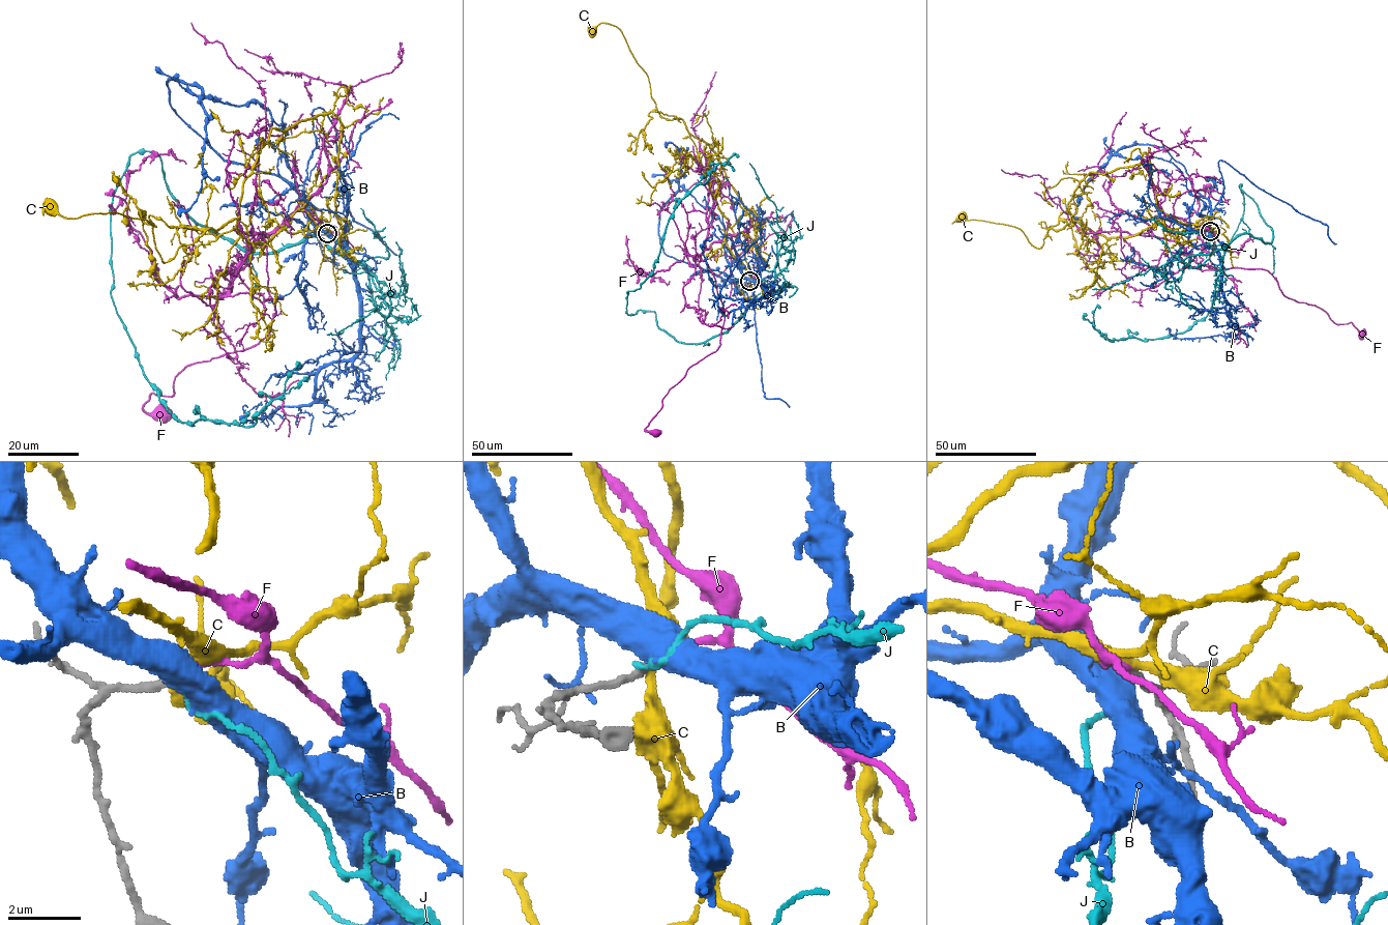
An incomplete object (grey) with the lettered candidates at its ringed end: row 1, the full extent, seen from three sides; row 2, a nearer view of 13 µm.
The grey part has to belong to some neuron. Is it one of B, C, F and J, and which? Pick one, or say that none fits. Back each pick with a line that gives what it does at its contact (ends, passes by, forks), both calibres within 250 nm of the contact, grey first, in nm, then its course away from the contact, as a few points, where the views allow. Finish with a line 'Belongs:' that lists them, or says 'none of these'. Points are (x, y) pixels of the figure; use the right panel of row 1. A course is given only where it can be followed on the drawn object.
F: It ends there. Thickness 220 nm (grey) against 170 nm. Its course: (1210, 231), (1164, 220), (1188, 256), (1183, 267), (1267, 270), (1289, 298), (1361, 334)
Belongs: F

